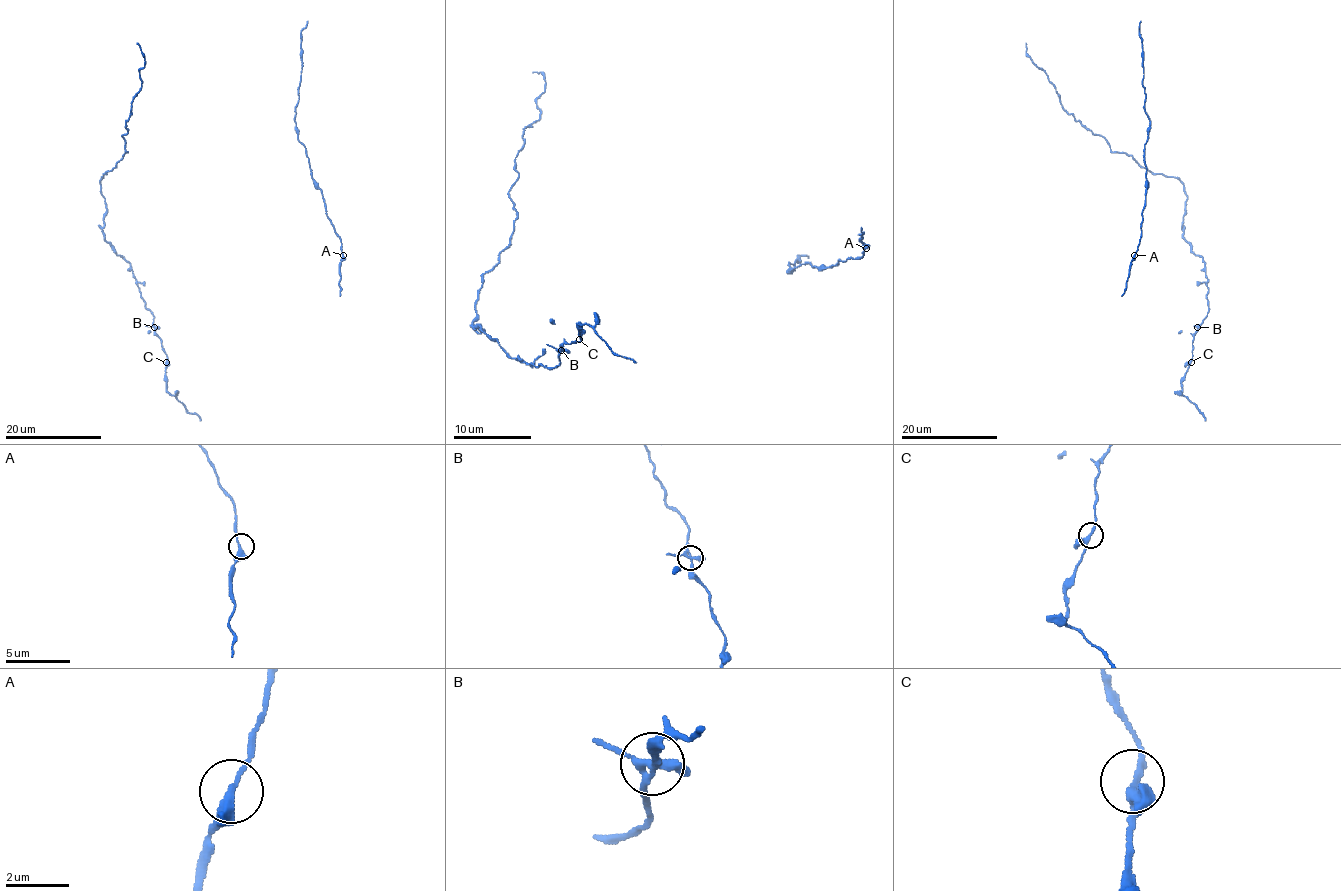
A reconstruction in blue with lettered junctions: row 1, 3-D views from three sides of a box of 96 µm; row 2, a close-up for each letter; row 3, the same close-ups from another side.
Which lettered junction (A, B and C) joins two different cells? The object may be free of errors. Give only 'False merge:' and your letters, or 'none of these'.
False merge: none of these

